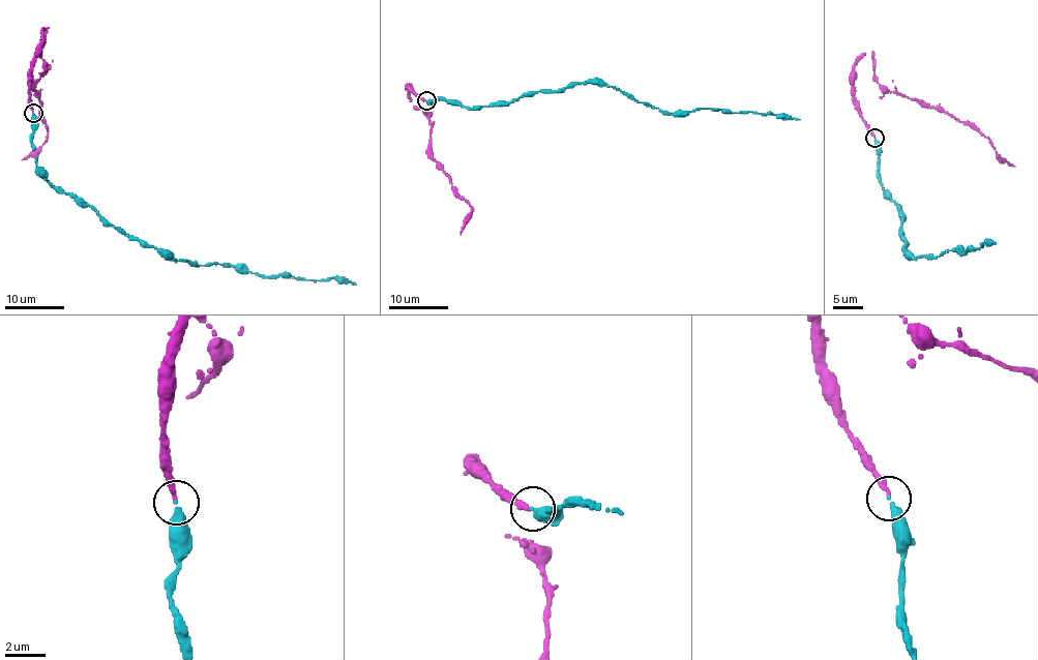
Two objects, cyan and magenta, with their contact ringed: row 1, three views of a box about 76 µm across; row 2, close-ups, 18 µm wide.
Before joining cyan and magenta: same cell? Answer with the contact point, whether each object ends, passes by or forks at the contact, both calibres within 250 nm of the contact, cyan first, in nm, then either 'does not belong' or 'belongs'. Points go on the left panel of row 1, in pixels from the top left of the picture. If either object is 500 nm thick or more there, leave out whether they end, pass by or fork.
place (33, 113); cyan ends; magenta ends; calibres 320 and 260 nm; belongs

